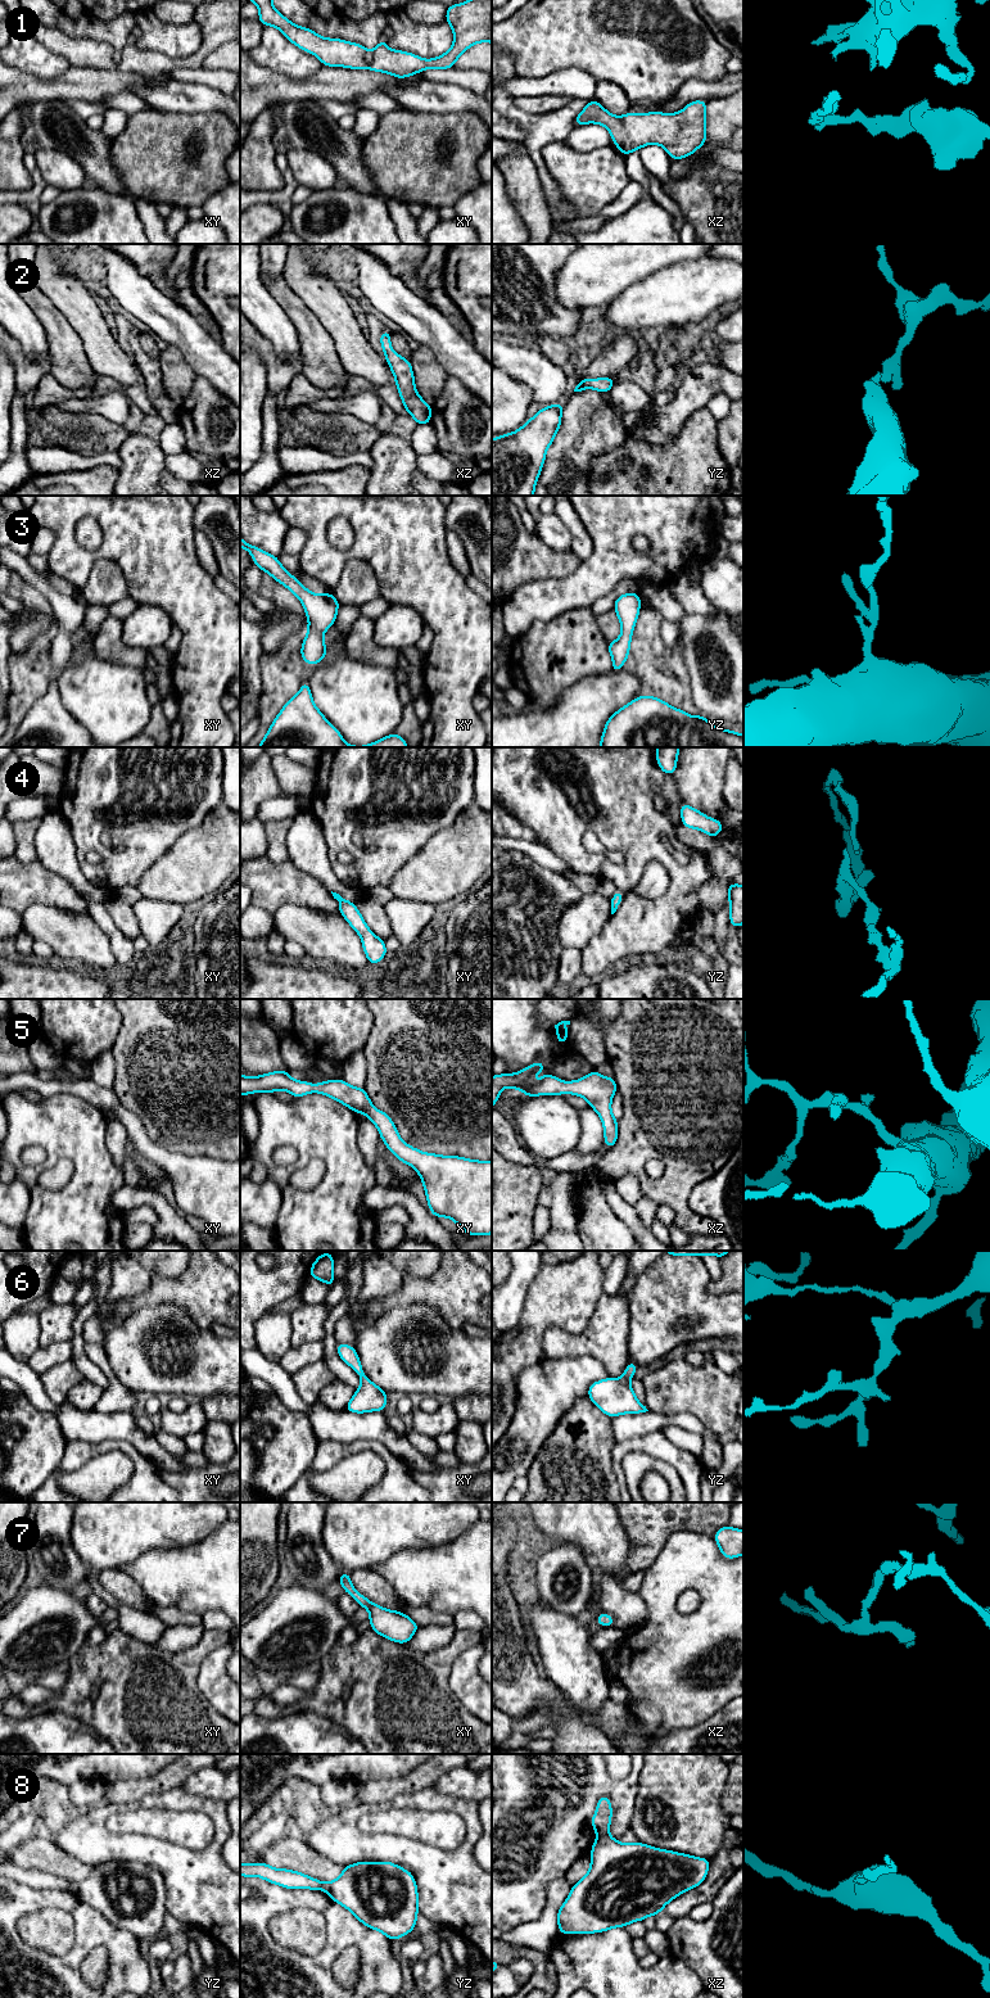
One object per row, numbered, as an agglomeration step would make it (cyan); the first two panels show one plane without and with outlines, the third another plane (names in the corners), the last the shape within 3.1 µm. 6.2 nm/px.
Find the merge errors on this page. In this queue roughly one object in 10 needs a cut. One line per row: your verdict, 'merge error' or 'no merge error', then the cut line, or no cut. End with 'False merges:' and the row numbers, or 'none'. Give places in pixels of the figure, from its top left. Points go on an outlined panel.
1: no merge error | no cut
2: no merge error | no cut
3: no merge error | no cut
4: no merge error | no cut
5: no merge error | no cut
6: no merge error | no cut
7: no merge error | no cut
8: merge error | xz (607, 1834), (597, 1838)
False merges: 8

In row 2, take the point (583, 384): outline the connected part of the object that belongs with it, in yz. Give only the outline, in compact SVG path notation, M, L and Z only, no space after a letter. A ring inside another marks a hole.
M580 378L579 384L574 392L582 392L584 389L596 389L600 393L610 393L611 387L615 383L615 378L598 378L598 379L583 379Z

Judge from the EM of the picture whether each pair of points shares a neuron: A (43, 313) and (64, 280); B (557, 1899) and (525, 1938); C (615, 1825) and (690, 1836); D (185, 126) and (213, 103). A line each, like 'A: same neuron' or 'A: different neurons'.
A: different neurons
B: same neuron
C: different neurons
D: different neurons

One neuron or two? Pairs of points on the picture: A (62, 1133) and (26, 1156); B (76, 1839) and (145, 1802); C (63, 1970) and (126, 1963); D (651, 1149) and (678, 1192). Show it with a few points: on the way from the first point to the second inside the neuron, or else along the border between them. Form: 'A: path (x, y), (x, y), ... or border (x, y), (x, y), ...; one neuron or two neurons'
A: border (46, 1153), (37, 1164), (25, 1164), (19, 1158); two neurons
B: path (93, 1822), (108, 1809), (129, 1808); one neuron
C: path (78, 1953), (91, 1940), (107, 1940), (113, 1947); one neuron
D: path (664, 1153), (678, 1167), (678, 1179); one neuron

